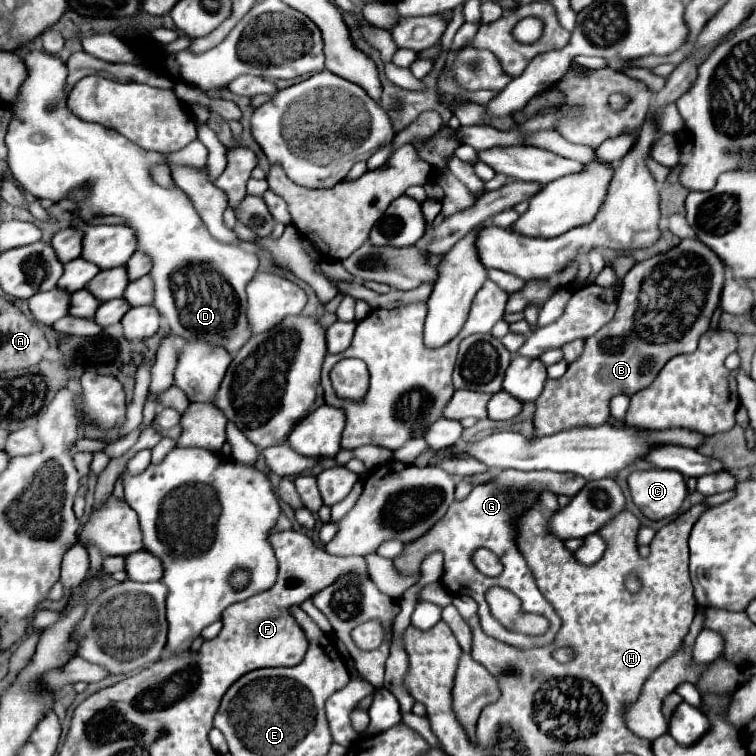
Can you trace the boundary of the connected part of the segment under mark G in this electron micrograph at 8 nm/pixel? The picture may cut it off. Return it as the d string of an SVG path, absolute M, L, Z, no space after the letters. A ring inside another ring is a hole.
M499 471L495 473L489 481L485 483L477 483L473 485L471 493L463 499L463 501L455 501L447 513L419 539L407 543L403 547L403 553L397 555L393 559L395 569L403 575L417 575L421 561L433 553L433 551L441 551L443 553L443 575L441 575L441 583L443 587L453 593L453 583L459 585L461 593L473 597L479 603L479 619L481 619L481 627L483 631L507 645L513 645L517 649L531 649L531 647L541 647L541 645L551 645L559 627L561 627L561 619L555 613L555 609L547 603L547 599L541 595L541 591L537 589L535 577L531 573L531 569L527 567L521 551L517 549L515 543L515 521L517 517L529 509L529 507L537 507L539 501L539 493L543 491L551 491L555 495L569 495L573 497L575 493L579 493L579 489L583 489L587 481L583 481L583 477L575 477L569 473L551 473L551 471ZM479 547L487 547L493 553L499 555L501 563L503 563L503 573L499 577L483 577L477 575L473 563L471 563L471 555L475 549ZM489 587L505 587L509 591L513 591L519 599L521 599L521 611L523 613L537 613L543 615L551 621L551 629L547 631L547 635L543 637L525 637L525 635L497 635L497 619L491 617L489 613L489 605L485 601L485 591Z

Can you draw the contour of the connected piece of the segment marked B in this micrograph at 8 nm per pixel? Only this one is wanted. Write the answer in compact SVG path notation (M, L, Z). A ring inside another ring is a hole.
M681 239L677 247L635 263L623 279L619 309L611 323L585 339L583 355L561 379L547 381L535 401L535 435L603 425L613 395L645 389L671 357L697 349L699 337L709 331L713 311L719 307L723 285L723 263L699 239ZM641 293L649 297L649 303L639 303Z

